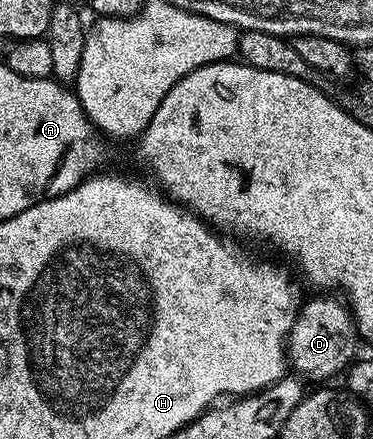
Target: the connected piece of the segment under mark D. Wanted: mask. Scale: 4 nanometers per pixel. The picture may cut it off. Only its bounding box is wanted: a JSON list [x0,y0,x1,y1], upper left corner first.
[289,297,357,378]

